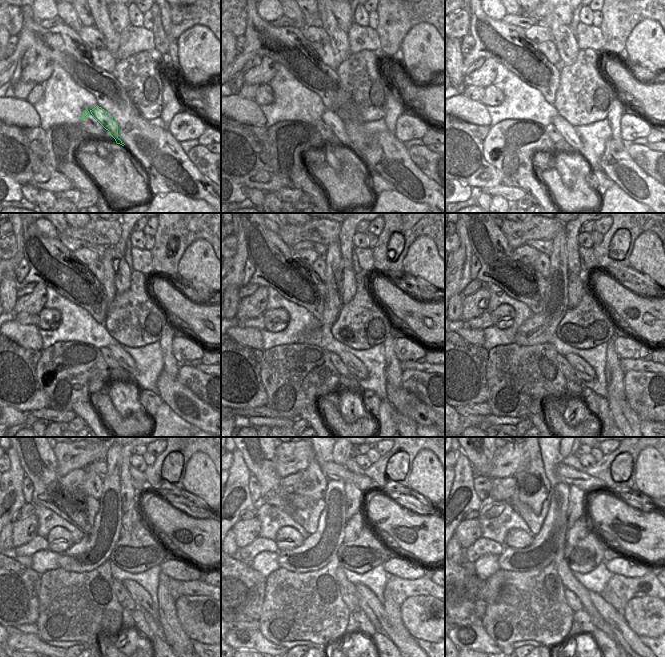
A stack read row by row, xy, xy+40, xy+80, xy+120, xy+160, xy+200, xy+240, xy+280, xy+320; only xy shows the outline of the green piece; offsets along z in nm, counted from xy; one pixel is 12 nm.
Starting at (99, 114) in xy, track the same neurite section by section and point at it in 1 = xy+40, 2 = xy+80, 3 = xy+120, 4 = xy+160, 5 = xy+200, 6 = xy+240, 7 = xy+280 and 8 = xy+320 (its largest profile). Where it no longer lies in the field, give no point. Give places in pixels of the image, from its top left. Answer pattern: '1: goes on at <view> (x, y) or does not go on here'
1: goes on at xy+40 (329, 118)
2: goes on at xy+80 (568, 132)
3: goes on at xy+120 (124, 359)
4: goes on at xy+160 (356, 367)
5: goes on at xy+200 (581, 367)
6: goes on at xy+240 (140, 596)
7: goes on at xy+280 (397, 633)
8: goes on at xy+320 (624, 636)

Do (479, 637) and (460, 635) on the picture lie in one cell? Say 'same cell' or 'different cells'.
same cell

